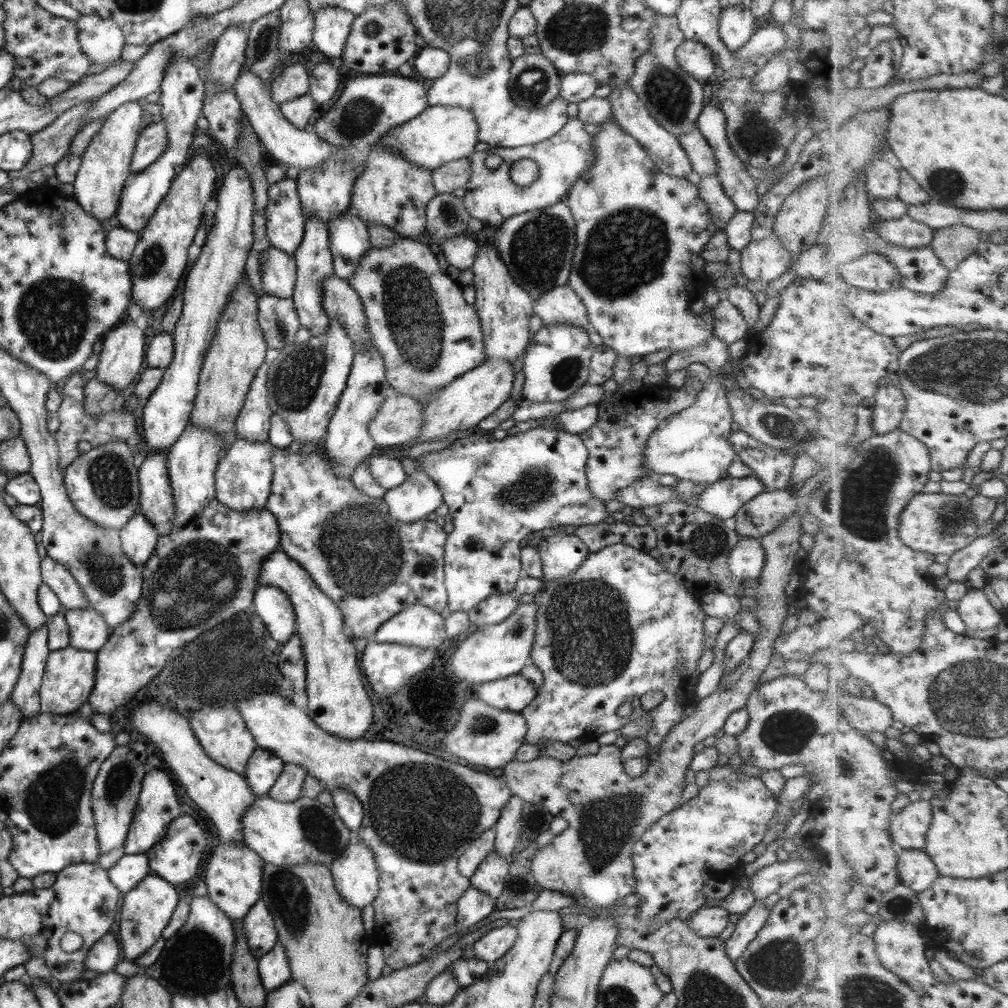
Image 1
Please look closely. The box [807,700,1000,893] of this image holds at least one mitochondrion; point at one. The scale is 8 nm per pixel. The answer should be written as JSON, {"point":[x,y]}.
{"point":[849,769]}

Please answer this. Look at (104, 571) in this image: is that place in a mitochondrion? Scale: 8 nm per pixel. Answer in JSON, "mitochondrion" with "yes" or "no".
{"mitochondrion":"yes"}

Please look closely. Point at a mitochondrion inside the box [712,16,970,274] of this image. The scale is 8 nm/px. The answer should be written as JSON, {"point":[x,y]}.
{"point":[948,184]}

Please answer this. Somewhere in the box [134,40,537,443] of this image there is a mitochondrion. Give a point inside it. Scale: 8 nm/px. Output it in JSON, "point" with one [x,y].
{"point":[414,320]}

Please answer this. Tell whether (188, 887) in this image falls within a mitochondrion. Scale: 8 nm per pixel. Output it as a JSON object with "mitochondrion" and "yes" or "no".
{"mitochondrion":"no"}

